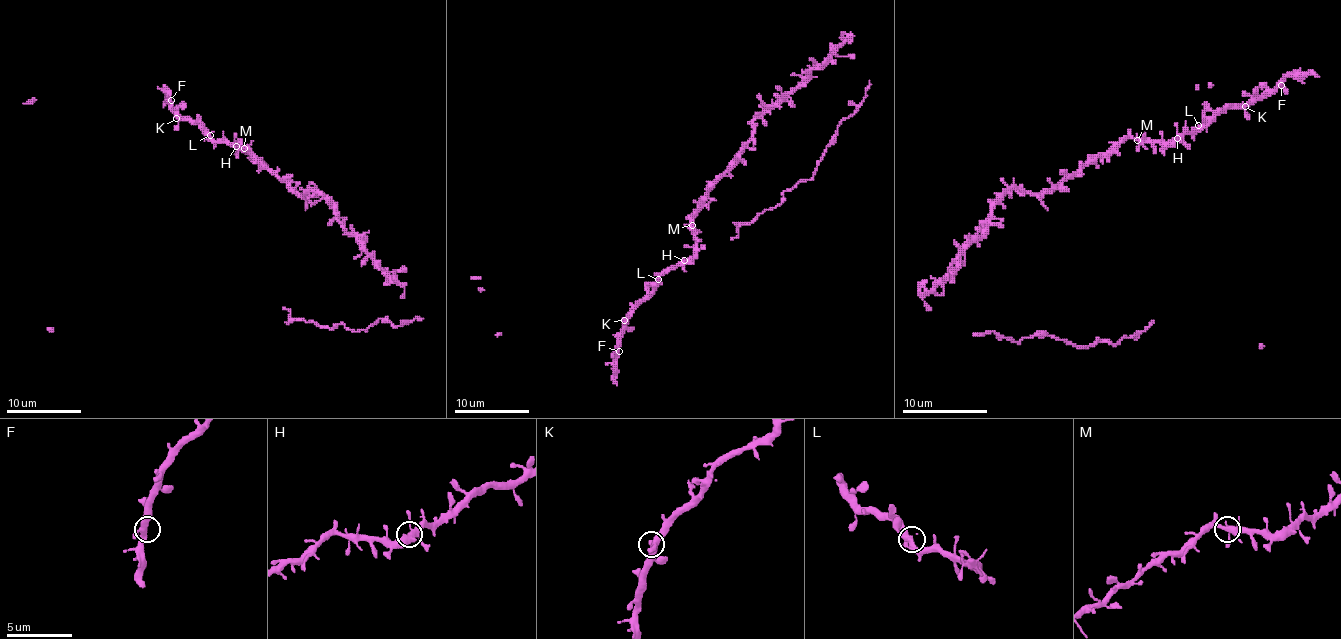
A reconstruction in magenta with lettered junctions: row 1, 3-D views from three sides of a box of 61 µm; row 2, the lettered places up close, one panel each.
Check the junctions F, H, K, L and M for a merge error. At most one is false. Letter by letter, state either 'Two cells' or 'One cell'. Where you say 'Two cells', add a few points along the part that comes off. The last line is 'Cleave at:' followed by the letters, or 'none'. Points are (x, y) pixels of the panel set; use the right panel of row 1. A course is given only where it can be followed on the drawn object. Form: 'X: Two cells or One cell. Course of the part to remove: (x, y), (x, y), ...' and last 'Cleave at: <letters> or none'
F: One cell
H: One cell
K: One cell
L: One cell
M: One cell
Cleave at: none

